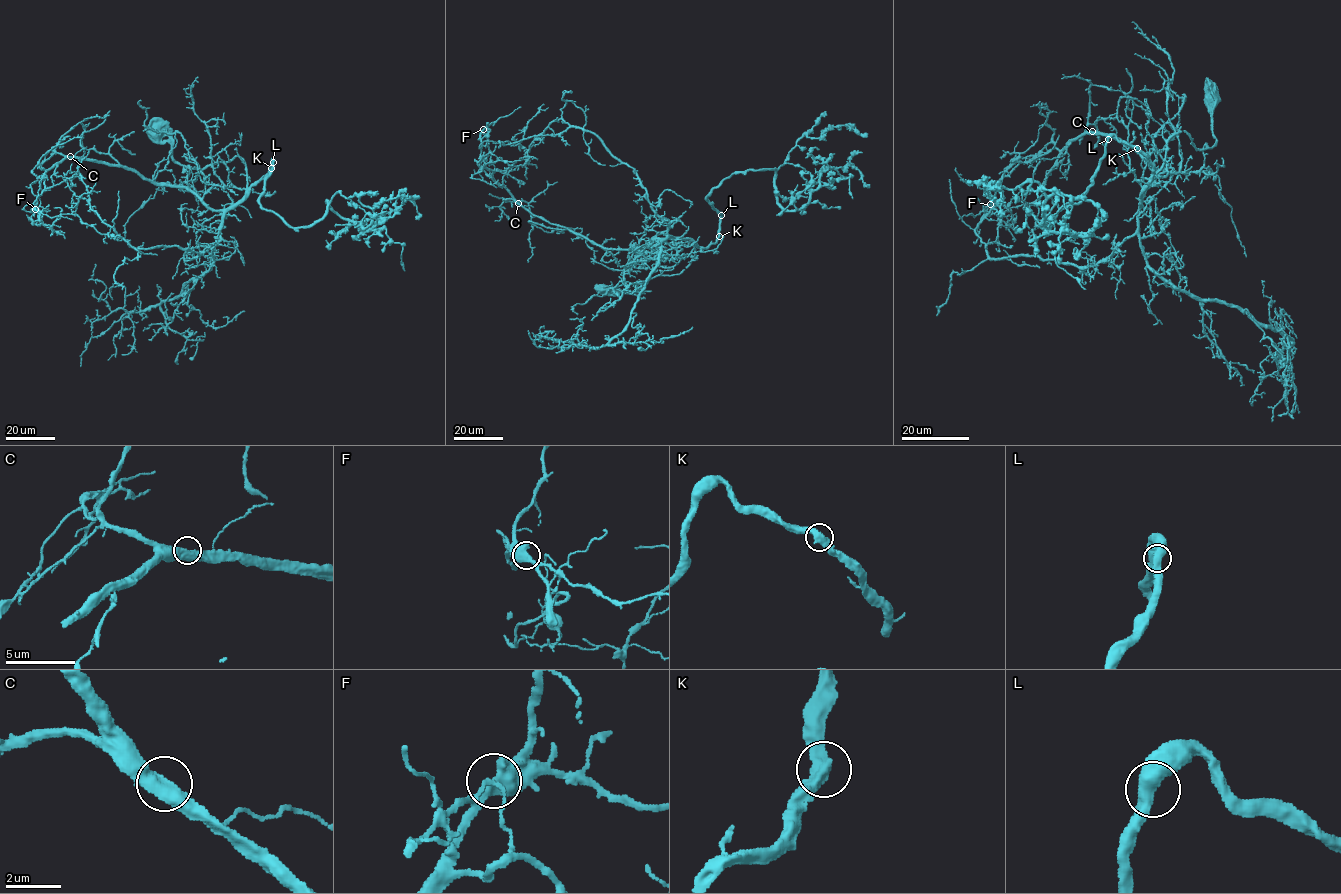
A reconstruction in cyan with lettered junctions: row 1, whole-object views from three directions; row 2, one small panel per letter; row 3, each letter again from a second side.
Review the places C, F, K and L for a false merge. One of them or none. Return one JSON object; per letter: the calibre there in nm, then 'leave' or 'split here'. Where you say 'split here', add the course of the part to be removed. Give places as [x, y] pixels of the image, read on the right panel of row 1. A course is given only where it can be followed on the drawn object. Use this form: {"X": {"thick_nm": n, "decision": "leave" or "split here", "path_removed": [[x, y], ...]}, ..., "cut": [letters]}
{"C": {"thick_nm": 550, "decision": "leave"}, "F": {"thick_nm": 550, "decision": "split here", "path_removed": [[990, 204], [994, 200], [997, 183], [1002, 177], [1021, 162], [1029, 162], [1047, 152]]}, "K": {"thick_nm": 500, "decision": "leave"}, "L": {"thick_nm": 600, "decision": "leave"}, "cut": ["F"]}

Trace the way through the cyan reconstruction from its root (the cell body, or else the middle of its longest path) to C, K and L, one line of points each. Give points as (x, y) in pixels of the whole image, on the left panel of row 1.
C: (156, 128), (170, 139), (172, 158), (192, 168), (239, 156), (246, 194), (209, 209), (186, 187), (70, 156)
K: (156, 128), (170, 139), (172, 158), (192, 168), (239, 156), (246, 165), (246, 190), (271, 168)
L: (156, 128), (170, 139), (172, 158), (192, 168), (239, 156), (246, 165), (246, 190), (268, 173), (273, 162)

